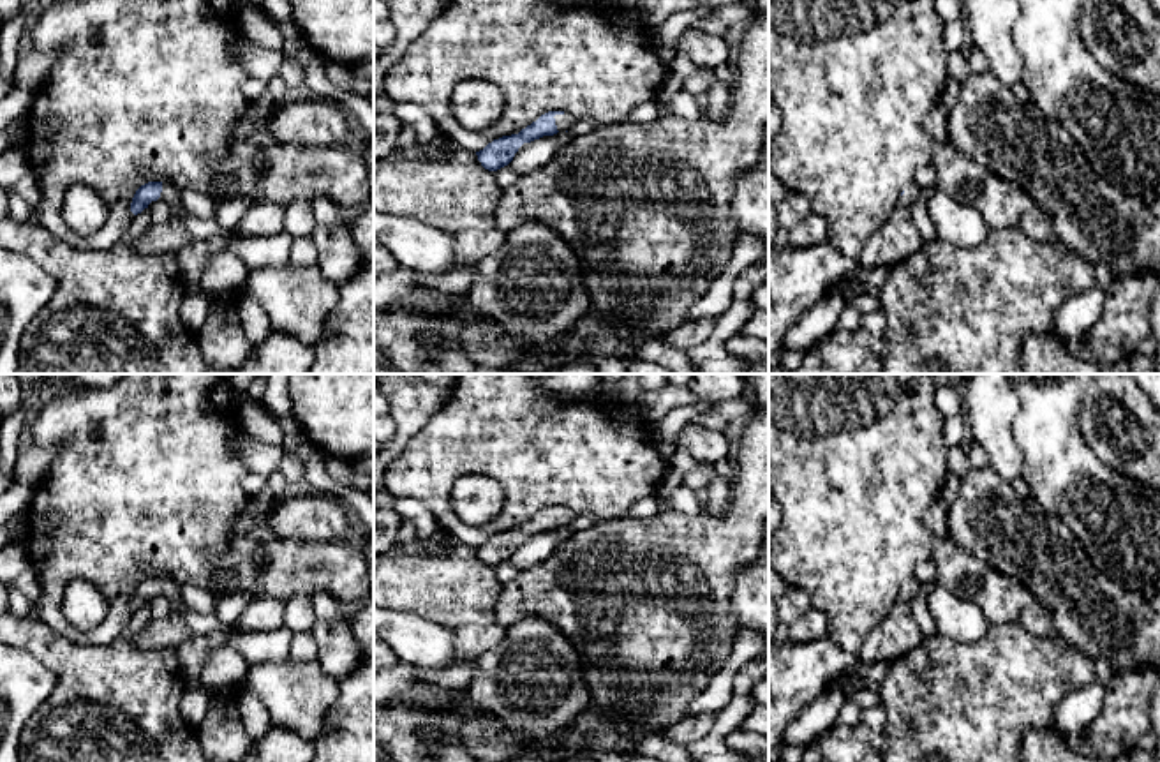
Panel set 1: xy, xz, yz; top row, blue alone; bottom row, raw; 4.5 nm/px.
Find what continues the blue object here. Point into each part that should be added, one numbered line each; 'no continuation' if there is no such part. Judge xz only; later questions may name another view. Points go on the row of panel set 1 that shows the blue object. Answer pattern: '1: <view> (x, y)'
1: xz (565, 122)

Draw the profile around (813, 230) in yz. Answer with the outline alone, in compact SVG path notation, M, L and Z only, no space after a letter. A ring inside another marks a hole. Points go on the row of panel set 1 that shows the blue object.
M809 213L790 231L792 247L813 247L830 240L829 224L823 217Z

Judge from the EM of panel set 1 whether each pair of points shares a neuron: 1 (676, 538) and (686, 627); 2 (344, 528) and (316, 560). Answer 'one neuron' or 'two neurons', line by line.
1: one neuron
2: two neurons

